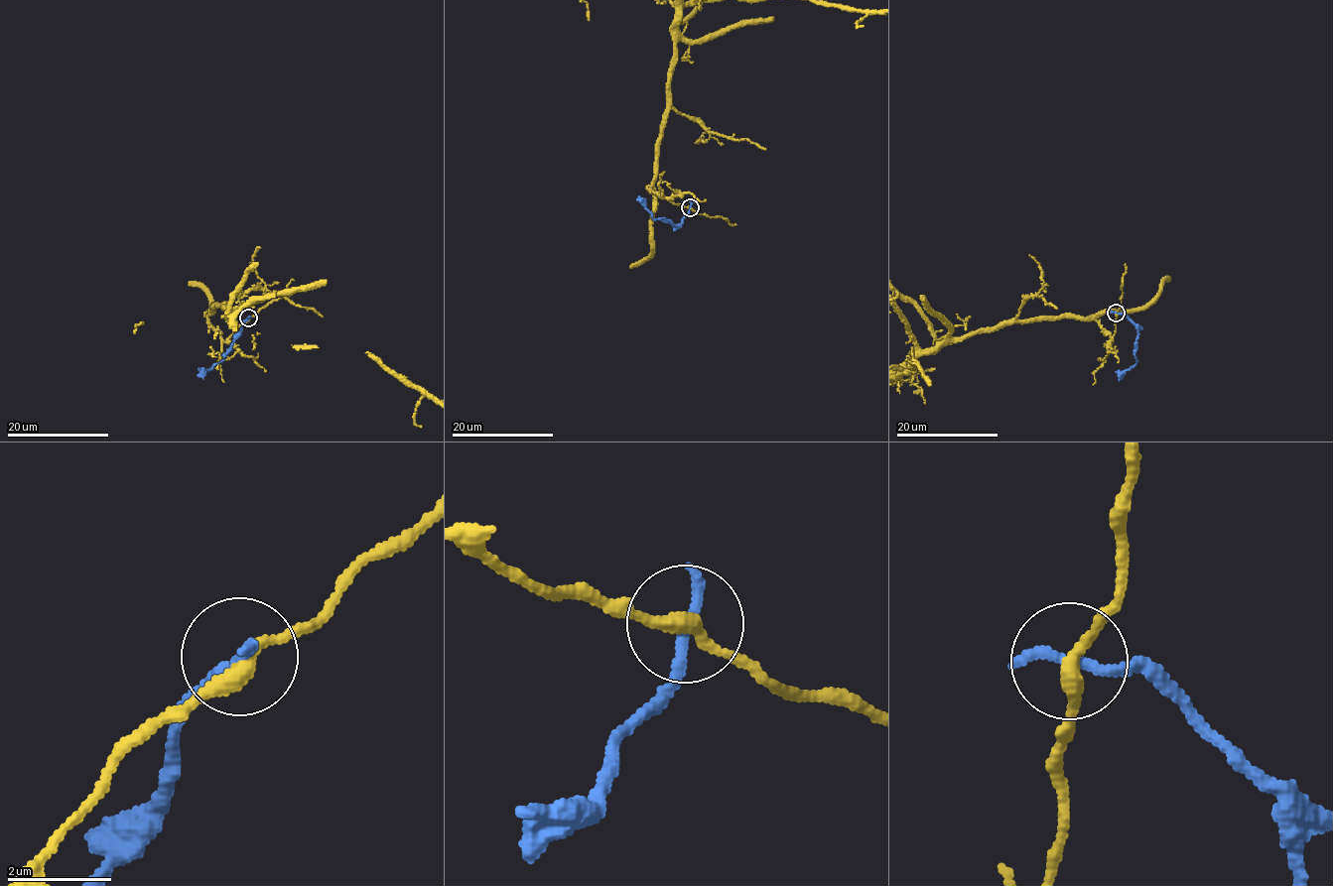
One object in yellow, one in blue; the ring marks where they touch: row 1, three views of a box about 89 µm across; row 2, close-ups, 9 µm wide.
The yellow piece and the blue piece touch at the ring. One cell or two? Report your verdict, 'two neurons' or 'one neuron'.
two neurons

